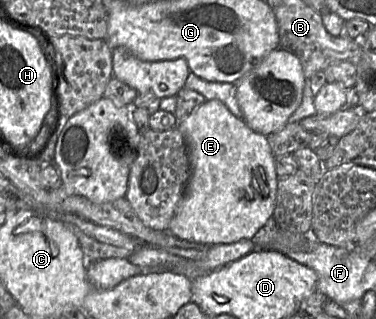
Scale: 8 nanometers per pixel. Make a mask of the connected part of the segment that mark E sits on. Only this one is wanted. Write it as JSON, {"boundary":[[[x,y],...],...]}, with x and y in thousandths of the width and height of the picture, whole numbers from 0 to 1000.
{"boundary":[[[548,313],[473,398],[500,464],[505,558],[447,724],[548,771],[668,752],[726,683],[734,643],[742,558],[715,433],[670,408],[582,313]]]}

